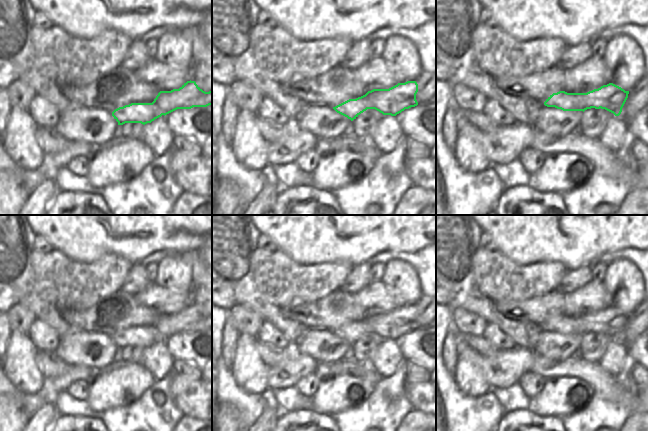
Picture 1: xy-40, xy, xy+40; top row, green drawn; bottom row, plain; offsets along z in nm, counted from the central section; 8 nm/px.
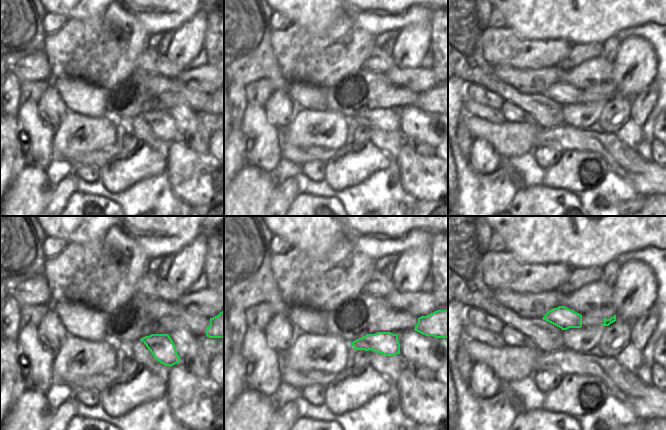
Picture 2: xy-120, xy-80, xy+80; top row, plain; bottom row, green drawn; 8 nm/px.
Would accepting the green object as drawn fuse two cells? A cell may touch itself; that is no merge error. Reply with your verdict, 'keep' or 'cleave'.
cleave

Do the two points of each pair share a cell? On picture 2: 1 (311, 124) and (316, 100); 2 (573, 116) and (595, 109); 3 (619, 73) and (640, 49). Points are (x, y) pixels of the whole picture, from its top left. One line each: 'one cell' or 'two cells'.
1: two cells
2: one cell
3: one cell

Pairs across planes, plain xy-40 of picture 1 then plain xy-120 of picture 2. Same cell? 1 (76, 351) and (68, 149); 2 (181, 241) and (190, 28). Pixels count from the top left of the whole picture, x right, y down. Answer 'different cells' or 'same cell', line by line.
1: same cell
2: different cells

